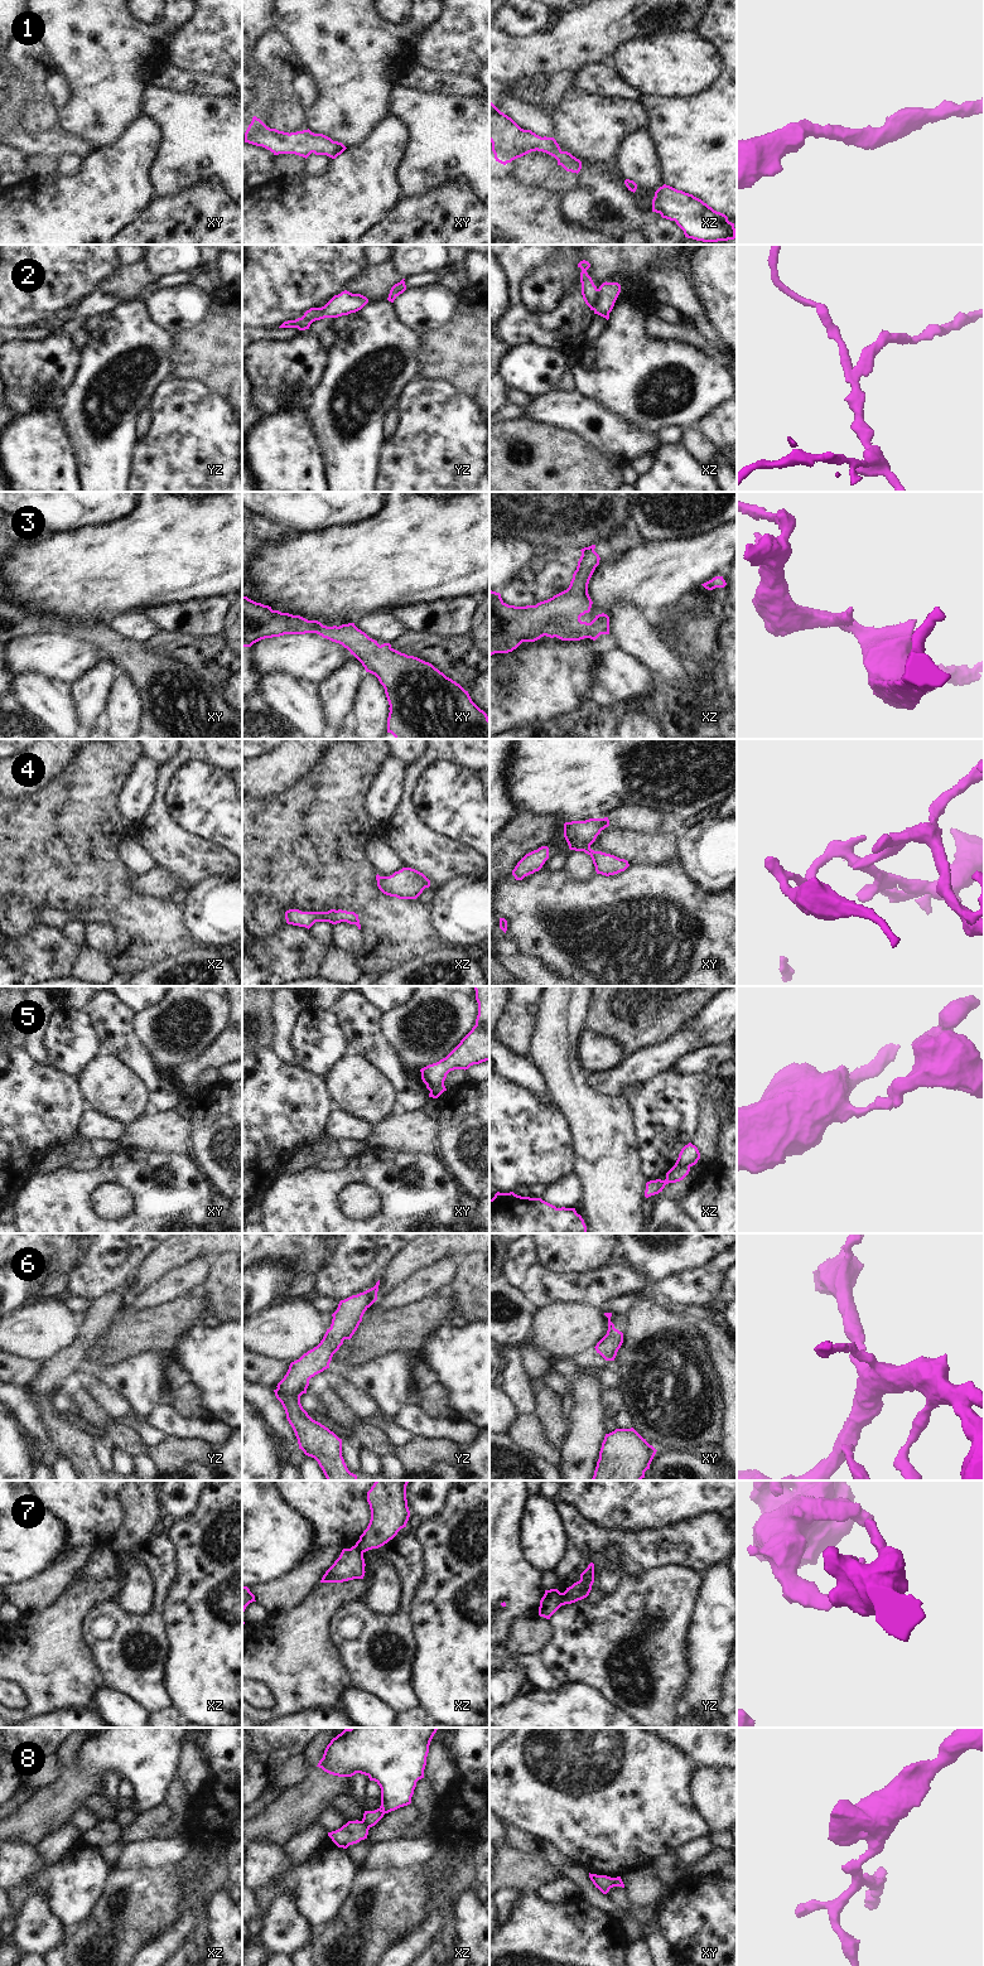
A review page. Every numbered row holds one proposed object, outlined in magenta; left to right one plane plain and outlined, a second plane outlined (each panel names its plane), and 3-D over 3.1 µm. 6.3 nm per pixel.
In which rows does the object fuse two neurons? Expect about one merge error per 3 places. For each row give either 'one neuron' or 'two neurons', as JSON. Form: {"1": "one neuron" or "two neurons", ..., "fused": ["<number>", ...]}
{"1": "one neuron", "2": "two neurons", "3": "one neuron", "4": "one neuron", "5": "two neurons", "6": "one neuron", "7": "two neurons", "8": "two neurons", "fused": ["2", "5", "7", "8"]}

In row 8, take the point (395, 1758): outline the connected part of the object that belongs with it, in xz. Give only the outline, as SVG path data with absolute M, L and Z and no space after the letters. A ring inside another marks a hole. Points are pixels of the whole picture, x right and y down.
M349 1728L331 1740L318 1765L338 1777L365 1774L381 1788L381 1806L365 1811L362 1821L375 1826L385 1813L411 1803L416 1782L424 1778L430 1742L438 1728Z

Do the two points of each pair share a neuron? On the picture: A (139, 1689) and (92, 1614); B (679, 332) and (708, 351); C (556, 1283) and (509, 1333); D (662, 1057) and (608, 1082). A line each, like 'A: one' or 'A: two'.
A: one
B: one
C: two
D: one

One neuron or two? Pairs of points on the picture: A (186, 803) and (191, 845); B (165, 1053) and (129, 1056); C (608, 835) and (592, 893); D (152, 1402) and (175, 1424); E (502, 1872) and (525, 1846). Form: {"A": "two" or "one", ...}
{"A": "two", "B": "two", "C": "two", "D": "two", "E": "two"}

